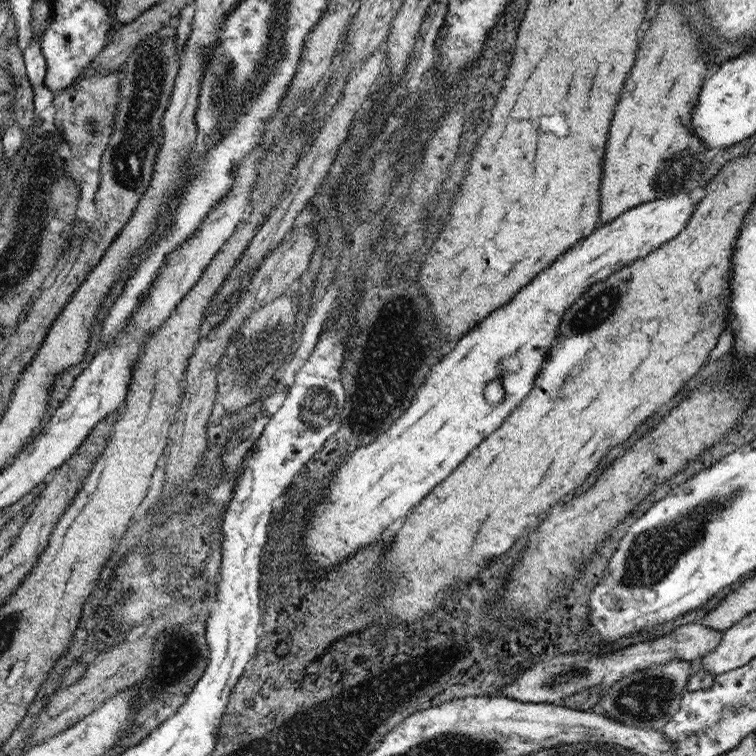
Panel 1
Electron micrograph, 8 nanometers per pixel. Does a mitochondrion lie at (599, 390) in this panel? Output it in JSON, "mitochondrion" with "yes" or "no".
{"mitochondrion":"no"}

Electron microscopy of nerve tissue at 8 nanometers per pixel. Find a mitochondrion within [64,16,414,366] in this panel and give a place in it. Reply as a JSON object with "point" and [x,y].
{"point":[128,159]}

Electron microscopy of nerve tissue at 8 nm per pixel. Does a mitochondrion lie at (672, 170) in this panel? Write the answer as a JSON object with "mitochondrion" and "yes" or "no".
{"mitochondrion":"yes"}

